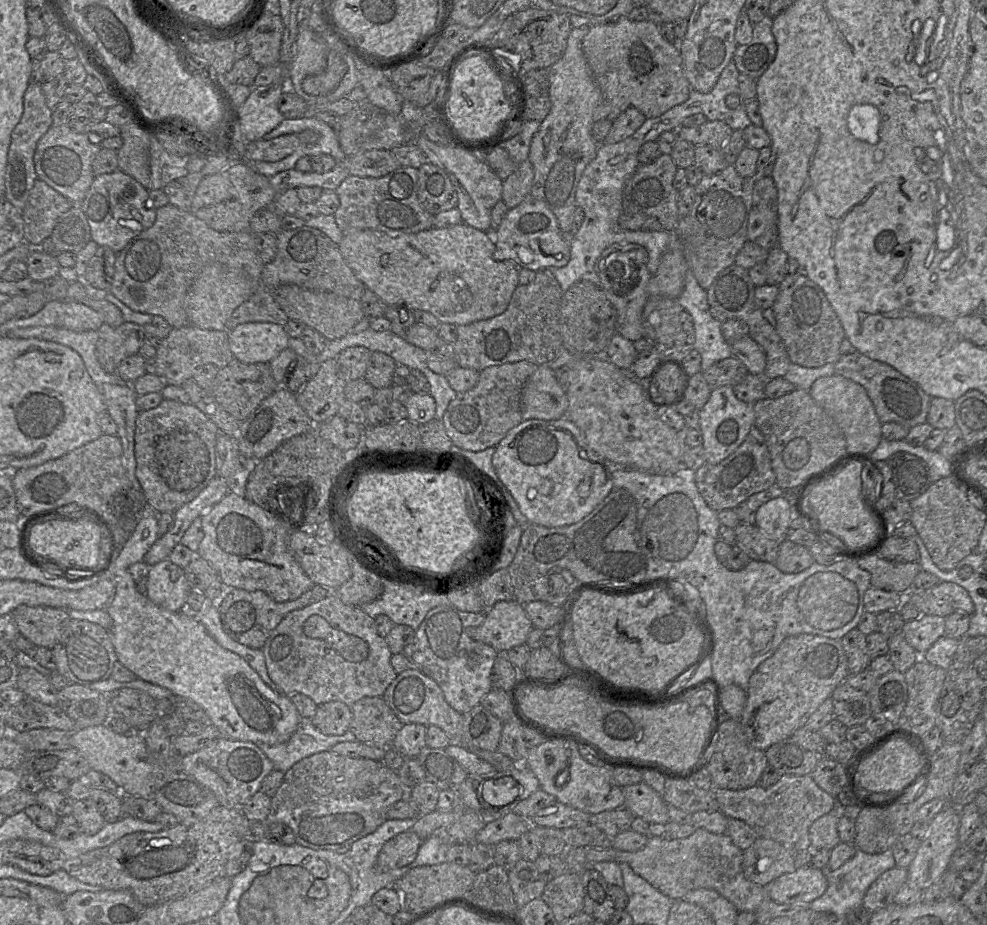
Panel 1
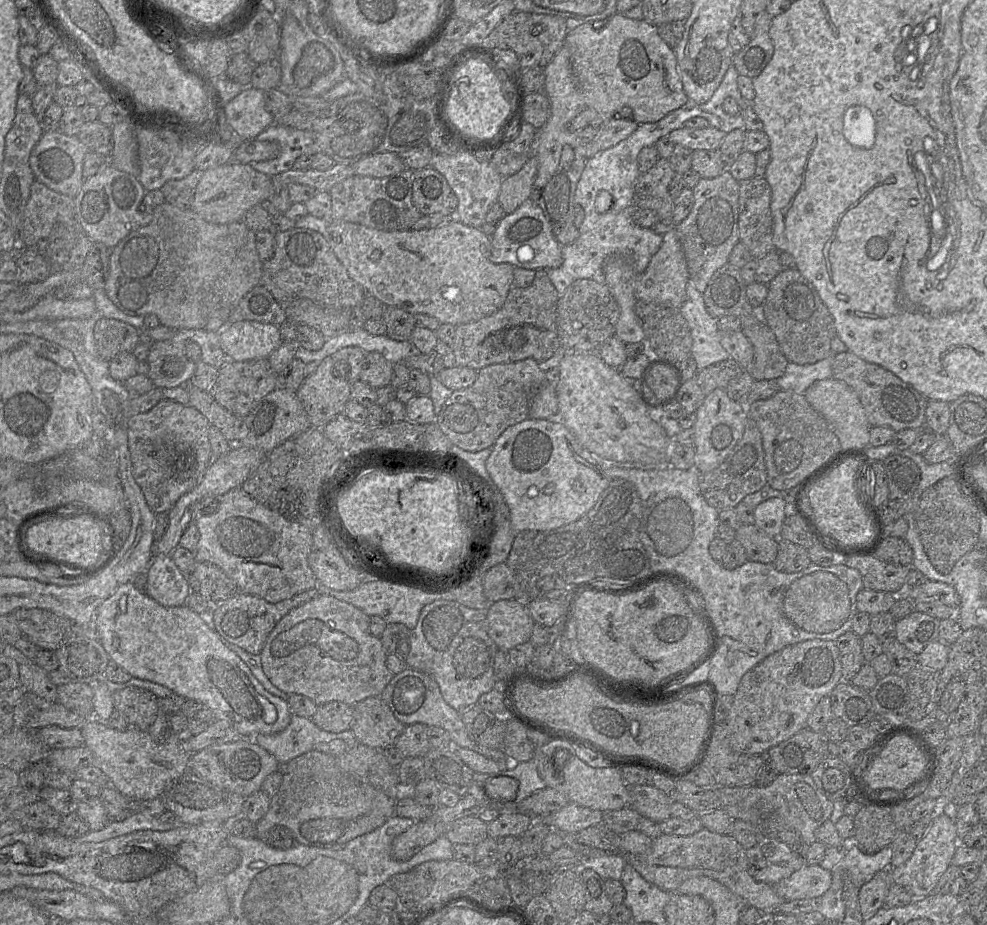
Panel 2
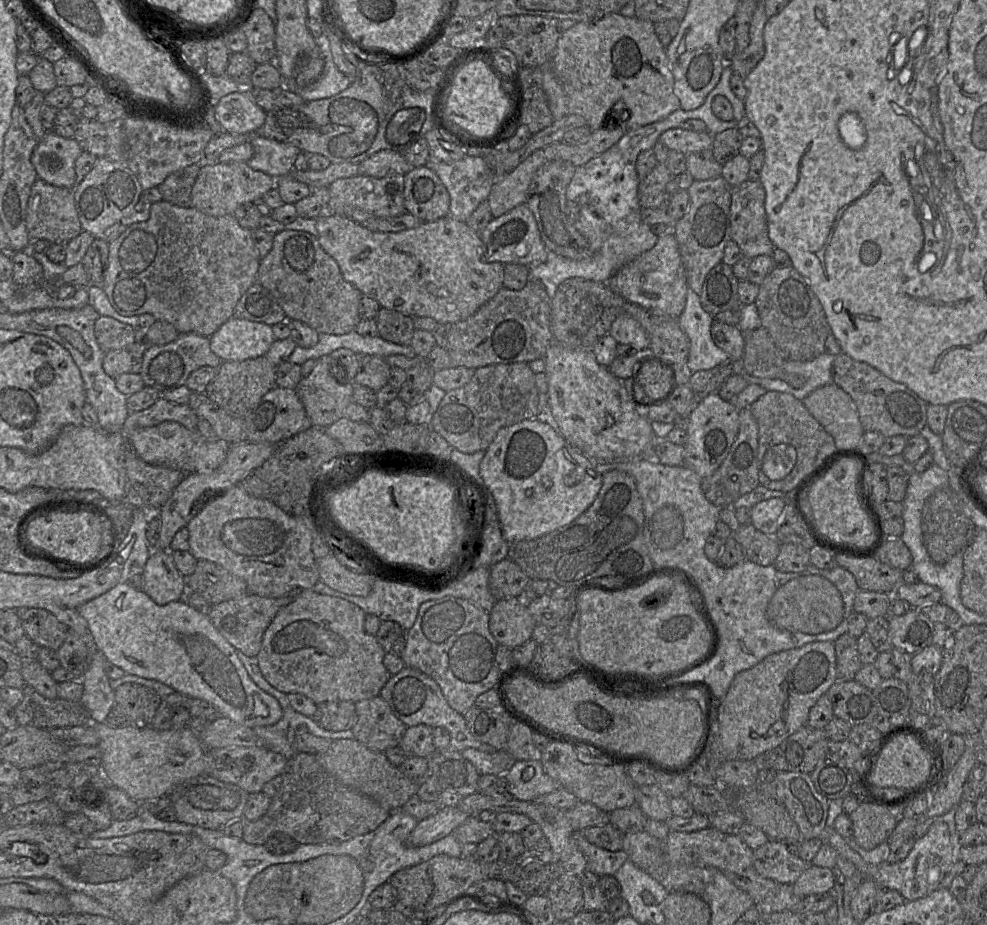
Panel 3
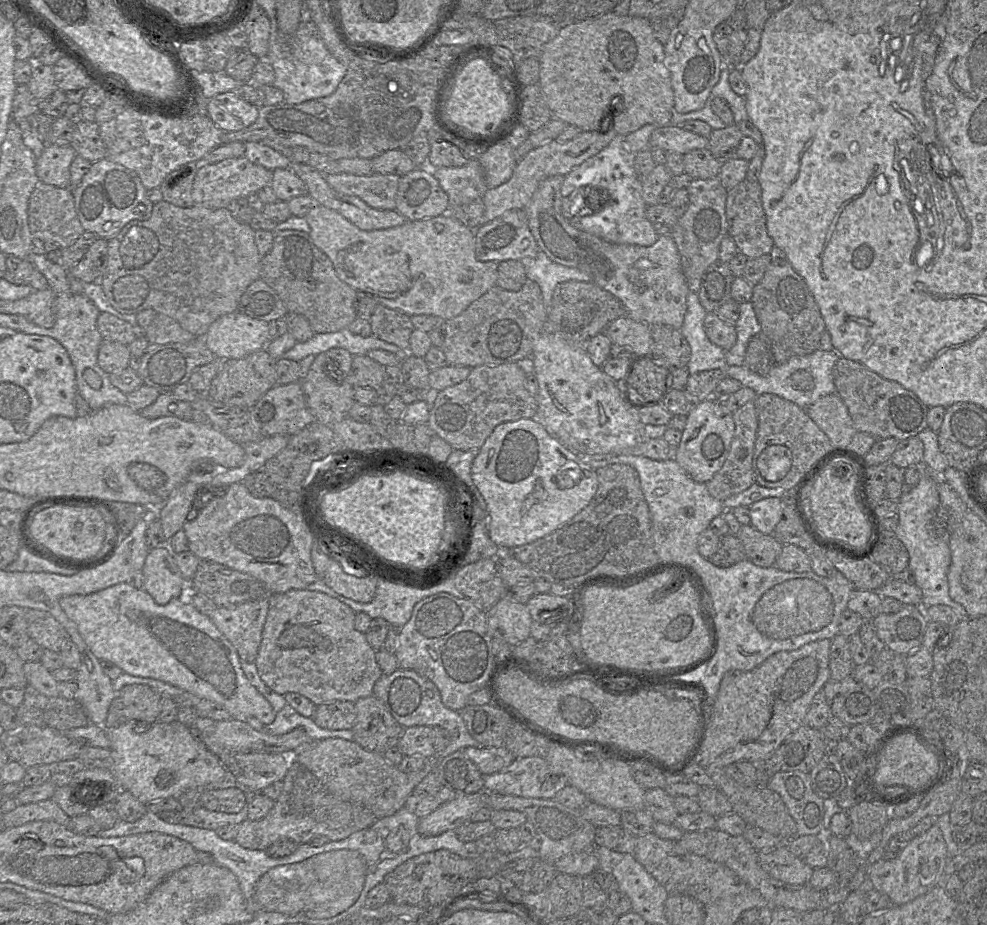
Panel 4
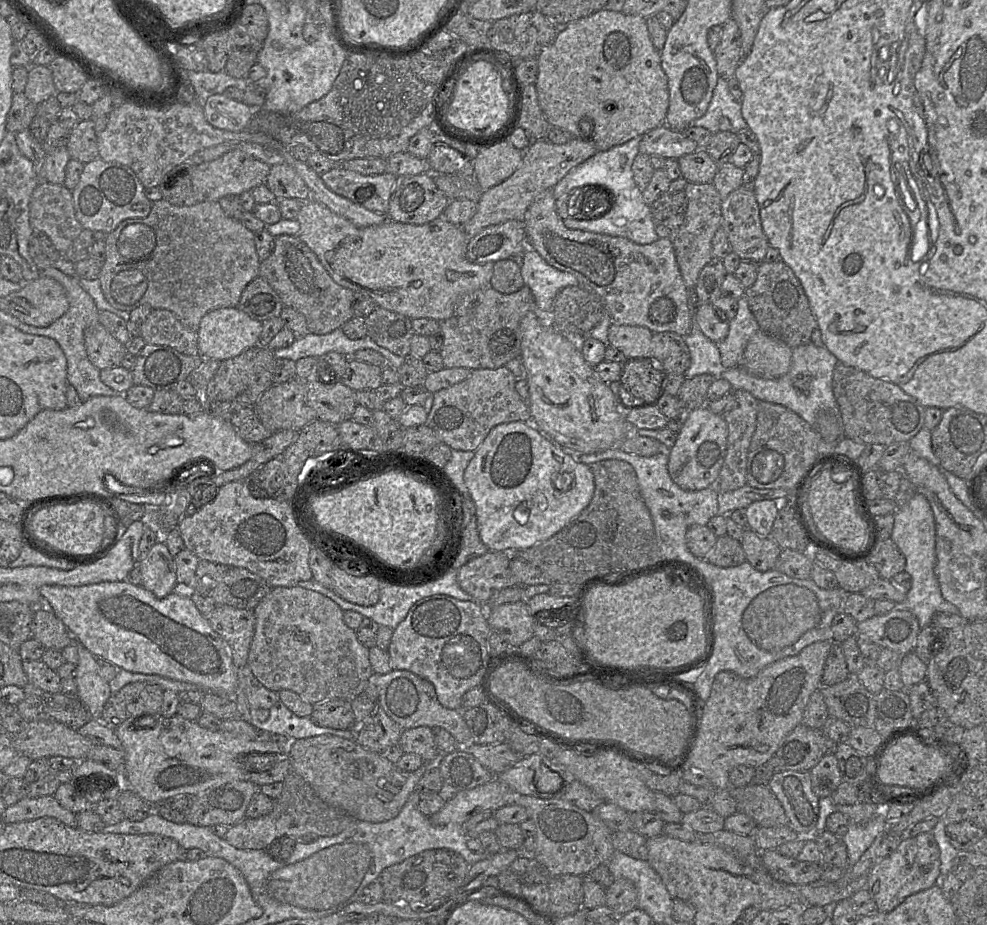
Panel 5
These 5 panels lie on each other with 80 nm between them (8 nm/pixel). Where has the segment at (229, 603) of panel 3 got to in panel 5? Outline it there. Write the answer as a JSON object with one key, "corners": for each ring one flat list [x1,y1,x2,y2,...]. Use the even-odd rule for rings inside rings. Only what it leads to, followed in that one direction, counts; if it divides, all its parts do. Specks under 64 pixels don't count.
{"corners":[[216,606,208,621,228,645,234,666,237,669,246,666,254,634,253,610]]}

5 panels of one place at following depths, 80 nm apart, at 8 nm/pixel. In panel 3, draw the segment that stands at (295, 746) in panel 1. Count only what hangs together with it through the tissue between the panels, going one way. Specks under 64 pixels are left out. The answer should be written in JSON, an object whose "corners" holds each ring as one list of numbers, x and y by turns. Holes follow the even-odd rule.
{"corners":[[291,707,283,711,282,717,277,723,254,727,252,730,263,741,265,748,290,759,298,753,295,750,294,738,299,725,306,726,311,735,320,738,330,740,353,738,352,730,327,731,319,727,312,717,302,715]]}

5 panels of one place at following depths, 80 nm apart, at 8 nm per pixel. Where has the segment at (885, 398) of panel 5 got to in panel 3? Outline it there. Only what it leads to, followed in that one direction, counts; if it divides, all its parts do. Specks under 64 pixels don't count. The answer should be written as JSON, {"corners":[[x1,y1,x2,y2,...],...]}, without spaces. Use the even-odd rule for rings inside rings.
{"corners":[[840,353,831,366,833,383,850,395,856,404,864,431,880,433,885,438,895,435,914,436,927,425,928,403,905,384,895,382,865,362]]}

